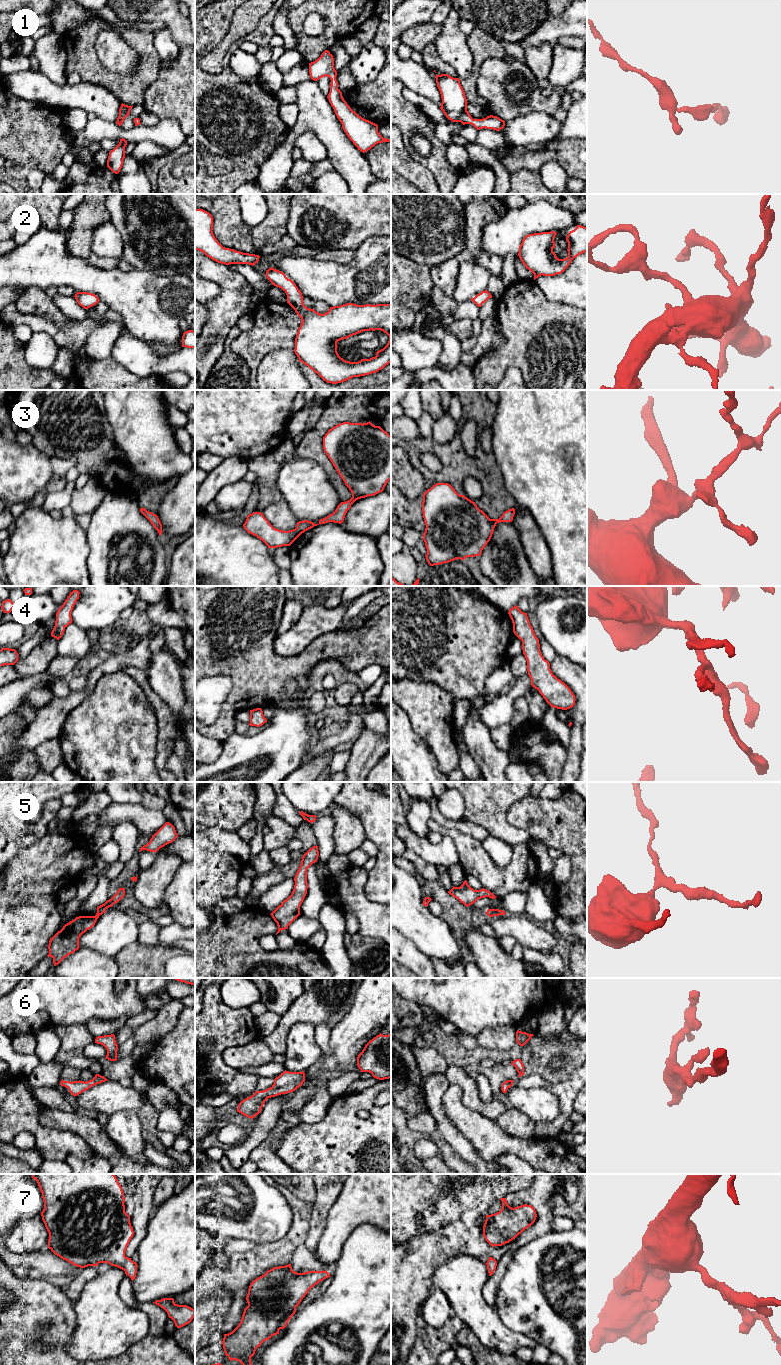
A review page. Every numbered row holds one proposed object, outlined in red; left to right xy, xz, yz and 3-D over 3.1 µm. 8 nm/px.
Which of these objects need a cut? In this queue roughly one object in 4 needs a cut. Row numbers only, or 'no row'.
no row

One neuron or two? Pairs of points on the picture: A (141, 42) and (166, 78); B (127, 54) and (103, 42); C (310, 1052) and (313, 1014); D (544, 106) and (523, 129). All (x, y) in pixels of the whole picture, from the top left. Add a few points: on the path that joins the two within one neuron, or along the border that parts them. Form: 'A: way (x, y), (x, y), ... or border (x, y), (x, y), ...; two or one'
A: border (161, 64), (158, 76), (146, 89); two
B: way (121, 54), (117, 54), (109, 46); one
C: border (315, 1026), (309, 1023), (296, 1023), (289, 1031); two
D: border (552, 115), (546, 112), (530, 112), (516, 117); two

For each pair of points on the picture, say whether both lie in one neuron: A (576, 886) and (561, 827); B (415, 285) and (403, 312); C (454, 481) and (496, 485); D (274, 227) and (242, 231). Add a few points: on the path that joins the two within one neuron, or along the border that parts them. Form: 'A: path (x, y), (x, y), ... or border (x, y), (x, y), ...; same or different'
A: path (576, 871), (576, 842); same
B: path (408, 292), (403, 297), (403, 305); same
C: path (464, 472), (483, 472), (486, 475); same
D: path (266, 231), (250, 231); same

